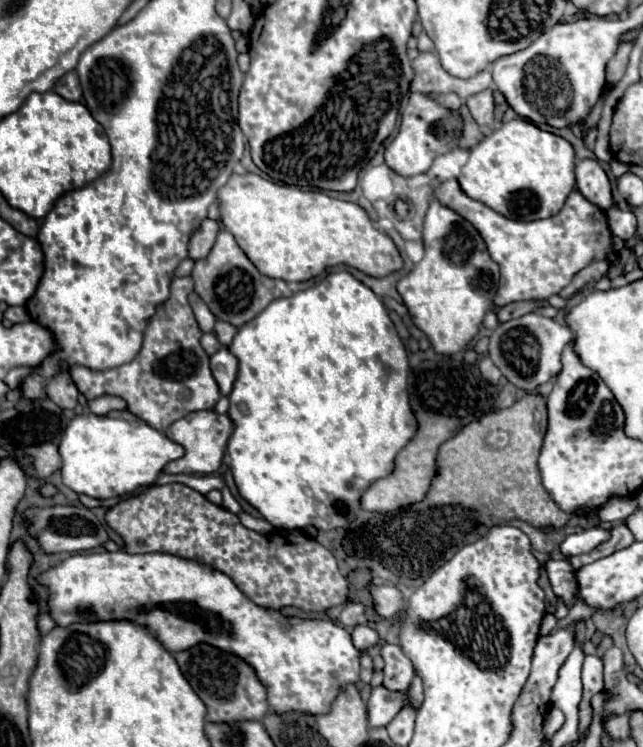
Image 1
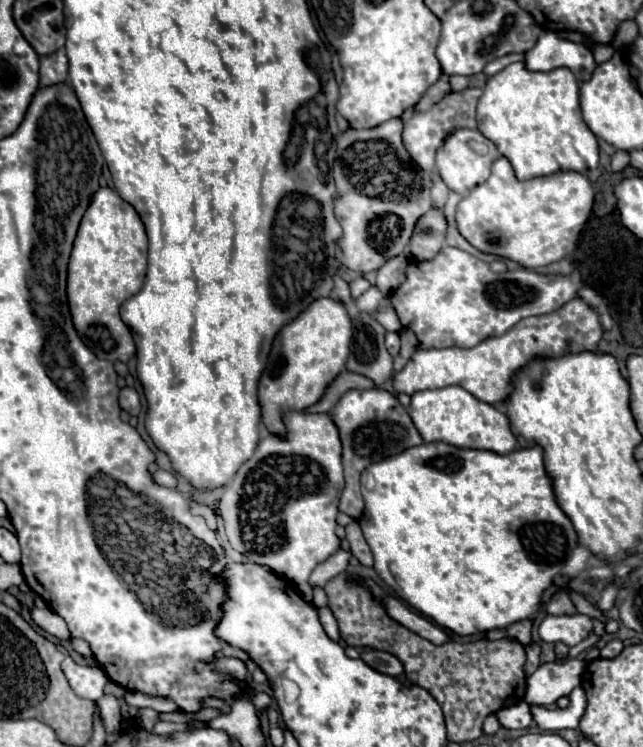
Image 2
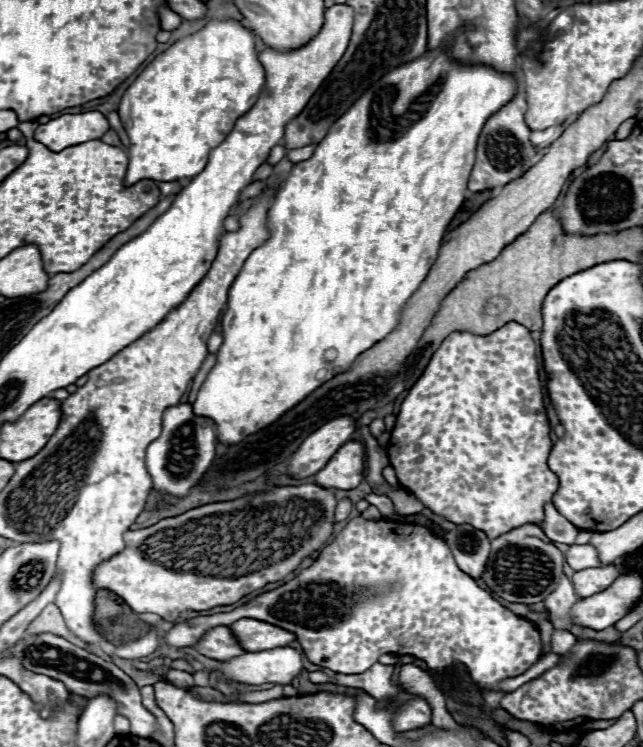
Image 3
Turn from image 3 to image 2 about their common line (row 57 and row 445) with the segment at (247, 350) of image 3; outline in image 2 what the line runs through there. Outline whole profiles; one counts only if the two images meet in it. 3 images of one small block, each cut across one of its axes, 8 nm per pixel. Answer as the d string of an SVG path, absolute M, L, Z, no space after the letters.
M444 442L420 444L418 448L410 448L398 456L390 456L390 460L382 460L366 468L366 472L362 472L362 496L366 508L364 516L360 518L360 528L374 554L374 570L378 572L378 576L394 590L394 594L400 600L412 604L416 612L434 620L438 626L452 630L458 636L472 636L486 630L508 628L510 624L520 620L536 620L542 608L542 594L552 586L554 578L560 574L562 566L568 560L568 554L578 546L574 526L554 500L552 484L544 470L544 452L540 446L522 448L506 456L500 456L488 450L462 450Z

